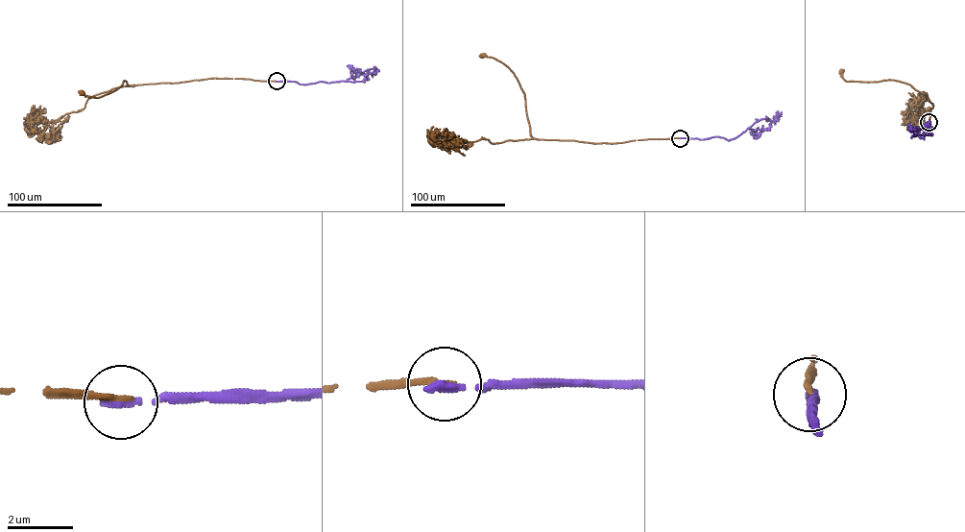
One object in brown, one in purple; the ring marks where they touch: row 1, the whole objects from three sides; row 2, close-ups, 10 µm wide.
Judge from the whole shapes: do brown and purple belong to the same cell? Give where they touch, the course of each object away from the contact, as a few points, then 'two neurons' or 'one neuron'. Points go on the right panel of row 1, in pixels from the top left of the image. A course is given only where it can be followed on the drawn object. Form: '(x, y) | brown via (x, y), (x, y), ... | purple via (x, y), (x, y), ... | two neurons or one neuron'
(928, 122) | brown via (928, 122), (932, 103), (927, 94), (910, 84), (887, 80), (846, 81), (841, 71) | purple via (928, 122), (928, 132), (930, 135), (912, 136), (916, 131), (909, 124) | two neurons

